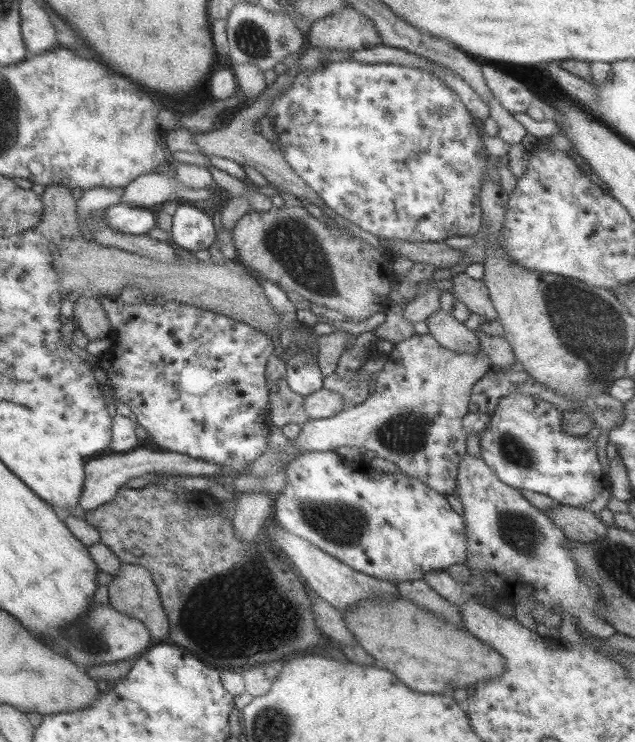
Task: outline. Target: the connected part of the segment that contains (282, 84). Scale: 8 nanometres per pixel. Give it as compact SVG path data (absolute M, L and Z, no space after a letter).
M293 64L289 66L287 71L283 74L276 75L275 80L266 85L265 89L261 91L261 94L254 98L251 104L248 104L247 108L241 109L234 117L229 120L229 123L225 128L219 130L208 130L207 132L193 132L191 131L191 138L195 140L197 148L207 154L207 156L219 156L219 158L227 158L227 160L233 160L236 164L246 165L255 168L259 174L265 177L265 180L276 187L279 191L288 193L297 199L307 199L310 204L315 207L323 205L319 196L311 189L303 180L300 180L291 170L283 158L283 154L279 152L276 144L272 144L265 139L260 133L255 133L253 130L253 124L256 120L259 120L262 116L267 114L267 105L269 101L273 102L273 99L279 97L279 94L283 93L285 87L291 84L293 77L299 72L299 65Z

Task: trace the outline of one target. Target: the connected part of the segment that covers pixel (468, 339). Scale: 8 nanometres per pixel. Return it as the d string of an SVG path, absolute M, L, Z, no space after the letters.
M443 310L433 312L424 320L428 334L431 335L439 346L453 350L457 354L475 354L481 349L479 339L474 331L468 330L463 323L458 322L451 314Z

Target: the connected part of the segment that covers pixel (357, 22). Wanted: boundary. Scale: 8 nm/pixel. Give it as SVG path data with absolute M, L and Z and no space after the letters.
M351 6L313 22L307 32L307 42L309 47L341 51L382 44L373 21Z

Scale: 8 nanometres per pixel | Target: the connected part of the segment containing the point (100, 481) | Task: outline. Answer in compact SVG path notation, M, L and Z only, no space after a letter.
M142 446L124 452L115 453L100 458L86 458L84 461L84 480L83 490L77 498L77 504L84 510L93 510L96 506L101 506L109 502L121 488L131 478L143 477L150 472L158 474L165 472L169 475L187 475L187 476L204 476L211 477L221 472L221 468L211 462L205 462L201 459L191 458L190 456L165 450L153 451Z

